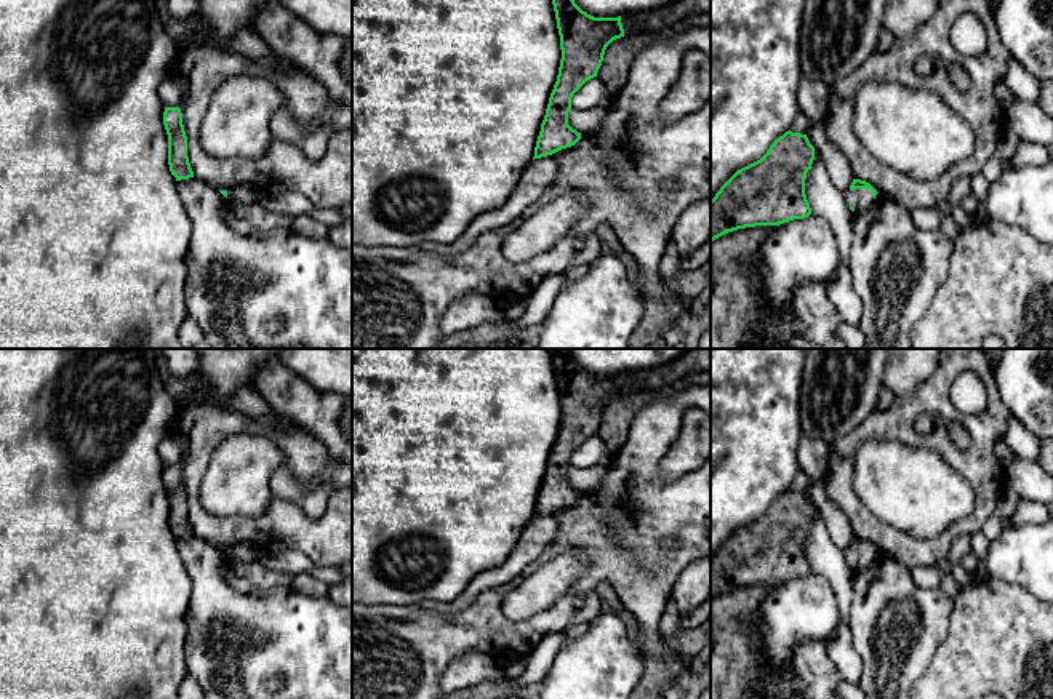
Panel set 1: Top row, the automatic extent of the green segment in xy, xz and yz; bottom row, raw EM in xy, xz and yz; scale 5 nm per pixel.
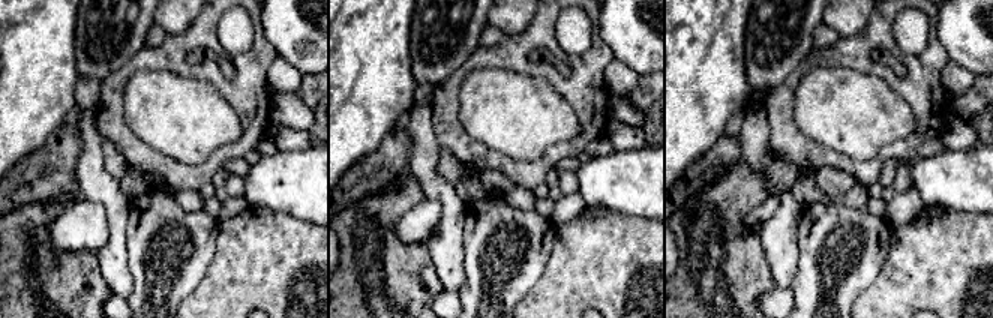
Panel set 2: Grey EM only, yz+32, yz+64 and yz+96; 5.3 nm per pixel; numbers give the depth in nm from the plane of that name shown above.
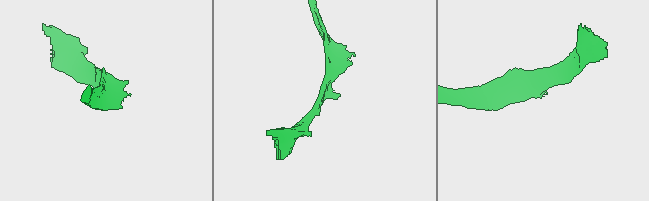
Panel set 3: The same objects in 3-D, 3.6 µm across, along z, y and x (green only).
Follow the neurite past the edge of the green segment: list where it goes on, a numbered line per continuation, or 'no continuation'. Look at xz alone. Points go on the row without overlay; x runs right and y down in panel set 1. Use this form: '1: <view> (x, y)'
1: xz (695, 360)

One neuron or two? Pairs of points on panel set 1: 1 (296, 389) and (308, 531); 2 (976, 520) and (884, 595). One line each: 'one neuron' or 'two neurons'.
1: two neurons
2: two neurons

